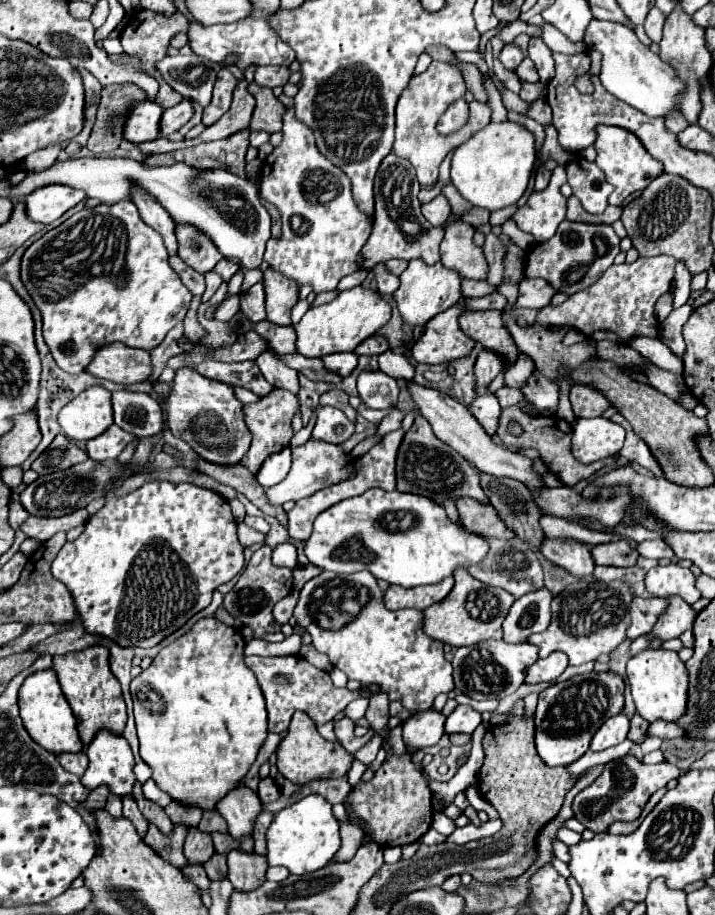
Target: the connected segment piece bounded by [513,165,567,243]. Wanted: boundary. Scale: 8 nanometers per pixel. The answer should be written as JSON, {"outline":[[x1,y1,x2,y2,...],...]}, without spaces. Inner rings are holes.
{"outline":[[558,165,552,171,549,187,545,191,533,191,529,201,513,215,517,227,525,233,531,233,537,243,551,239,559,223,565,219,567,199,559,191,565,181,565,167]]}

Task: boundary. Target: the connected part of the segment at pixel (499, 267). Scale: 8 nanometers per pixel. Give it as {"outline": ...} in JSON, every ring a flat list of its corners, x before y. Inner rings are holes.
{"outline":[[489,233,483,245,483,253,485,259,489,263,489,275,487,275,487,283,489,285,499,285,503,281,503,255,505,255,505,247,501,245,499,237]]}

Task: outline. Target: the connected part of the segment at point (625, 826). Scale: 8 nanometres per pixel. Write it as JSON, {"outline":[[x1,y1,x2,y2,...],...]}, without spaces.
{"outline":[[639,817,639,819,635,819,635,821,621,821,621,823,613,823,613,825,609,825,609,833,631,833,631,831,635,831,637,827,639,827,639,823,643,821,643,817]]}

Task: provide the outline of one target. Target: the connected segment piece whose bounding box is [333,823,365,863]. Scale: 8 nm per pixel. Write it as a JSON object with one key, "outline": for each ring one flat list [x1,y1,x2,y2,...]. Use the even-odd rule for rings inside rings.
{"outline":[[341,823,341,849,337,851,337,857,333,857,333,863,351,861,361,847,361,837,365,837,365,831,357,825]]}

